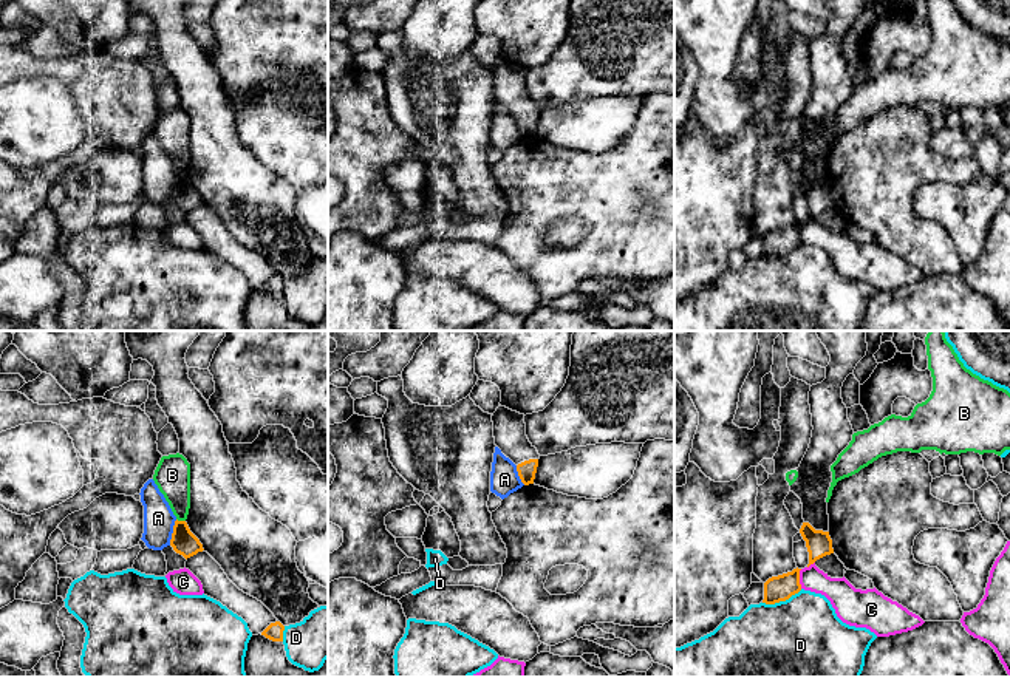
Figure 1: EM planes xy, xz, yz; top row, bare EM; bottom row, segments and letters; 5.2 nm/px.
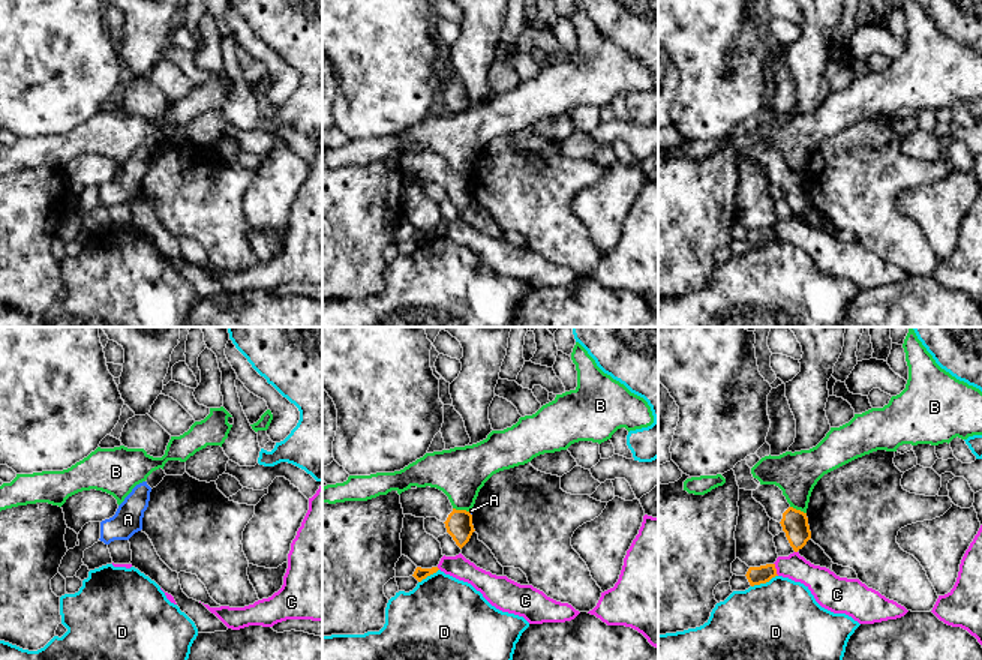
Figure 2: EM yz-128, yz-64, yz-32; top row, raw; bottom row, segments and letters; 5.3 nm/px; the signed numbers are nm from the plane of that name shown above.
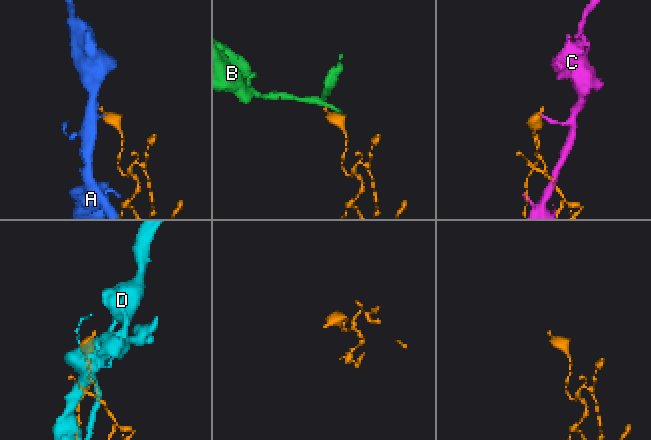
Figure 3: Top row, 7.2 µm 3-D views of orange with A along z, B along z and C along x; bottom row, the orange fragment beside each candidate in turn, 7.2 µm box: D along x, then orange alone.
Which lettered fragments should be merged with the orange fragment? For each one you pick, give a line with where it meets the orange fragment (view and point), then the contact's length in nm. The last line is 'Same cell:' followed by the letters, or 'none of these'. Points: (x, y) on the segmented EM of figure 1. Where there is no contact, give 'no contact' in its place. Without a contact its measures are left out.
Same cell: none of these

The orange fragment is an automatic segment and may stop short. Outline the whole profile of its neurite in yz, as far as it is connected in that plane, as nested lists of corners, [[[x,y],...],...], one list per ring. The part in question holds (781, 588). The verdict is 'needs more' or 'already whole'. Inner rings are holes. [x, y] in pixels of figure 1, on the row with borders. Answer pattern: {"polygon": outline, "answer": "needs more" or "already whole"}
{"polygon": [[[793,569],[792,572],[772,577],[764,583],[764,600],[766,604],[775,604],[780,601],[789,600],[792,595],[801,590],[800,584],[800,570]]], "answer": "already whole"}

